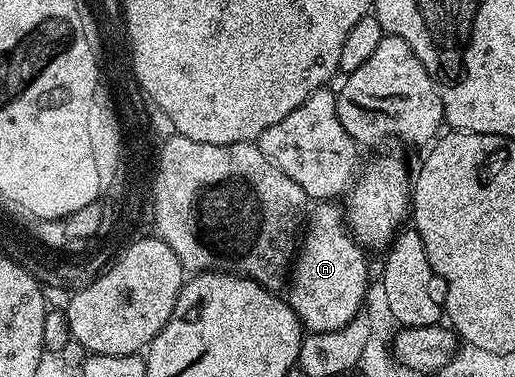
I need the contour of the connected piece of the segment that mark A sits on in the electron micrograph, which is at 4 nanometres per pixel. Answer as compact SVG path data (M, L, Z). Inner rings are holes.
M320 201L308 211L289 274L287 299L308 333L341 329L360 313L367 290L366 253L348 229L344 211L337 206L332 201Z

